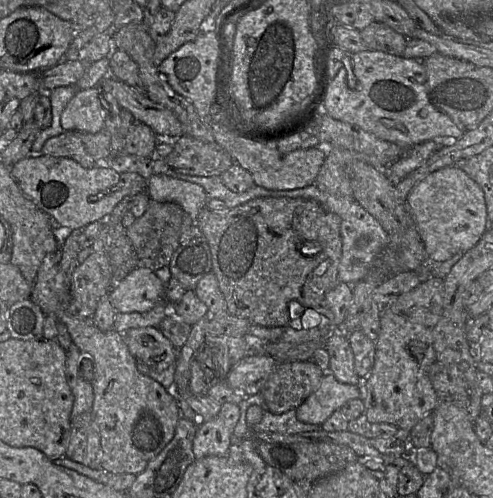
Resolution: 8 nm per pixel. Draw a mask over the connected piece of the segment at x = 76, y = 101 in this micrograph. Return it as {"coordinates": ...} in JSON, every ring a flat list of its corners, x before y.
{"coordinates":[[97,86,80,89,61,114,64,131,98,133,104,128,104,109]]}

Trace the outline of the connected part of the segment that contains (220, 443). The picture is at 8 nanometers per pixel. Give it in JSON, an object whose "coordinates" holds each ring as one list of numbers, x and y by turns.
{"coordinates":[[223,403,218,415,197,428,193,439,196,459,207,456,228,456,233,432,240,418,239,405]]}

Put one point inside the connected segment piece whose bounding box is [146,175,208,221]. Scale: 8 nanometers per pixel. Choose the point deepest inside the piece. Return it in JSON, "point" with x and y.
{"point":[192,197]}

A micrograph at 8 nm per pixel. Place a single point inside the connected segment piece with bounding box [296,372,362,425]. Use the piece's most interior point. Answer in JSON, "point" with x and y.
{"point":[331,395]}

